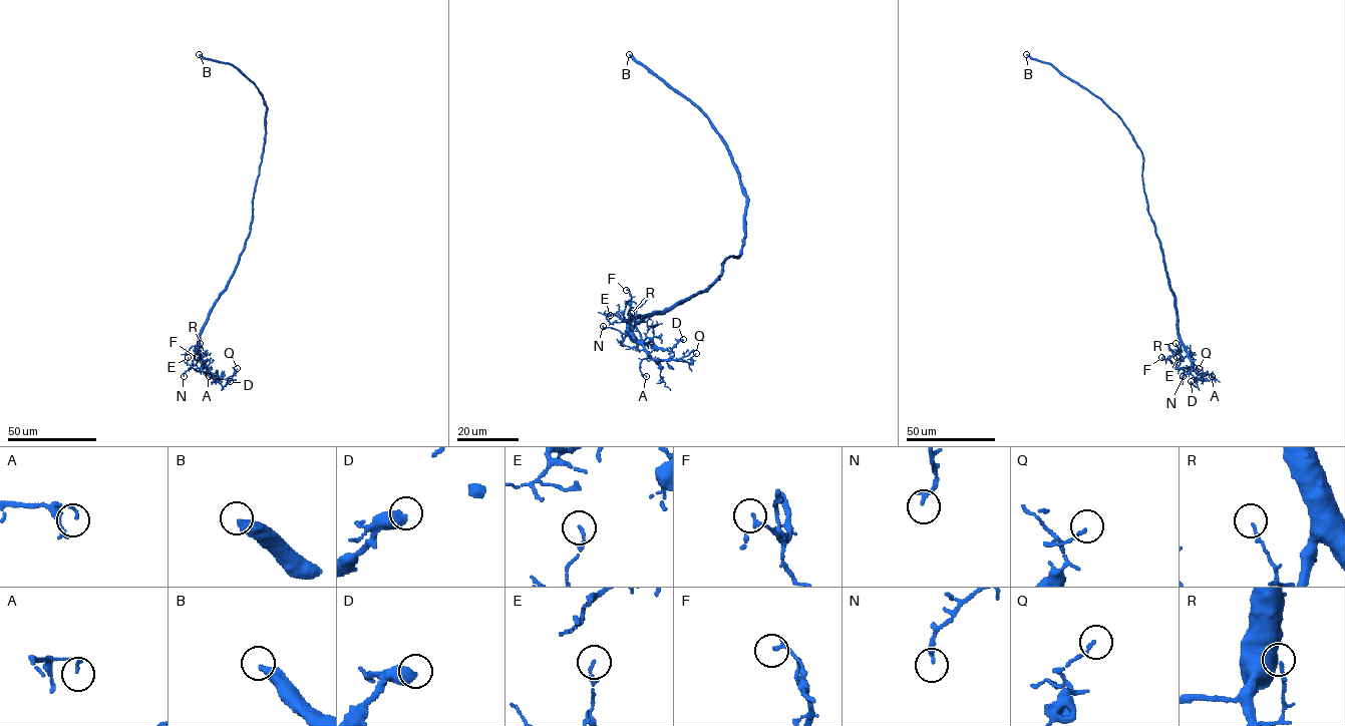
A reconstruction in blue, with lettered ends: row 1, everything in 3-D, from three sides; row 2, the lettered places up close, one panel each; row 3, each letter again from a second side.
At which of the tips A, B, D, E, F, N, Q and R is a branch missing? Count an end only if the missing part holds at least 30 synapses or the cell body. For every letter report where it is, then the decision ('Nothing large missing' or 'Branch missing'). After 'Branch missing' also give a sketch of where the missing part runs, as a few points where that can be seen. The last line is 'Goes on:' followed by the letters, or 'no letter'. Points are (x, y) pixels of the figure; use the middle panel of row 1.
A: Place: (646, 376). Nothing large missing
B: Place: (629, 54). Branch missing
D: Place: (683, 339). Nothing large missing
E: Place: (610, 315). Nothing large missing
F: Place: (626, 290). Nothing large missing
N: Place: (603, 326). Nothing large missing
Q: Place: (696, 353). Nothing large missing
R: Place: (631, 313). Nothing large missing
Goes on: B

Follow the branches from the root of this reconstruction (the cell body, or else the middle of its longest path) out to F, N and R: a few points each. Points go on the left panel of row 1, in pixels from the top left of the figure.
F: (252, 206), (252, 222), (239, 264), (201, 335), (200, 359), (197, 357)
N: (252, 206), (252, 222), (239, 264), (201, 335), (199, 352), (203, 364), (190, 368), (184, 376)
R: (252, 206), (252, 222), (239, 264), (227, 289), (212, 310), (200, 343)

